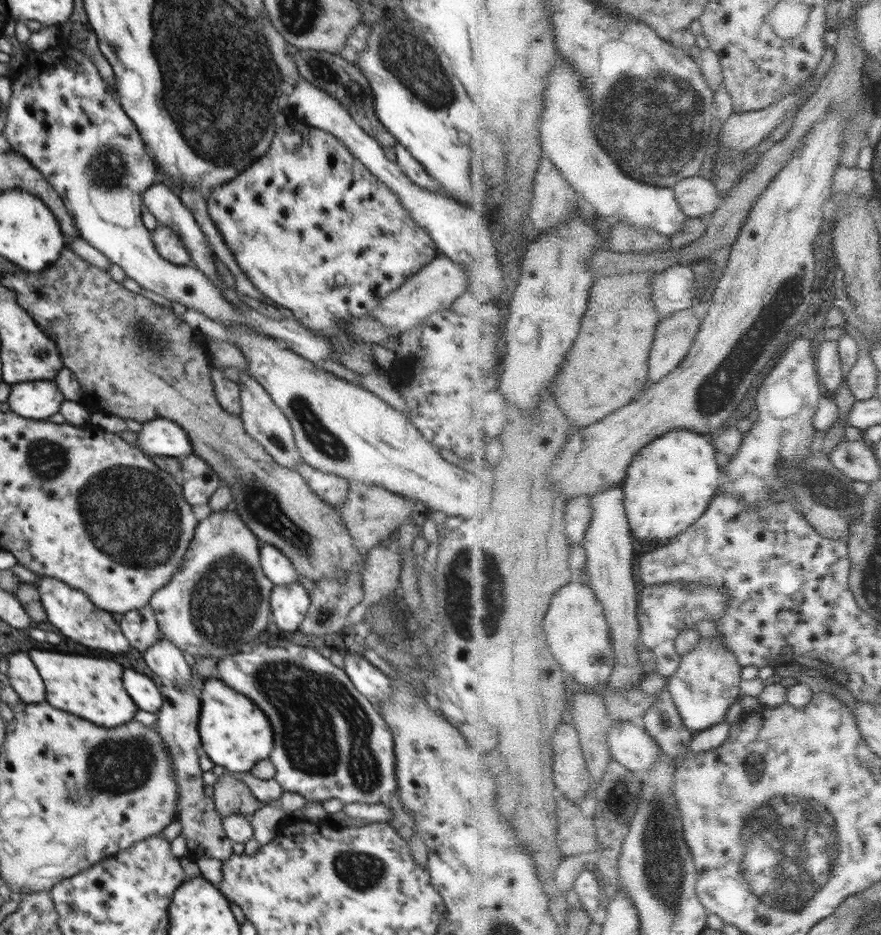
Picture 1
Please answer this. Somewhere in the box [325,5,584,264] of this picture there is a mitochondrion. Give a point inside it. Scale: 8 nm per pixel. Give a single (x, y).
(402, 52)

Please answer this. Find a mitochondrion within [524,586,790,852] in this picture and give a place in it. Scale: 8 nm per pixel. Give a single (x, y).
(753, 765)

